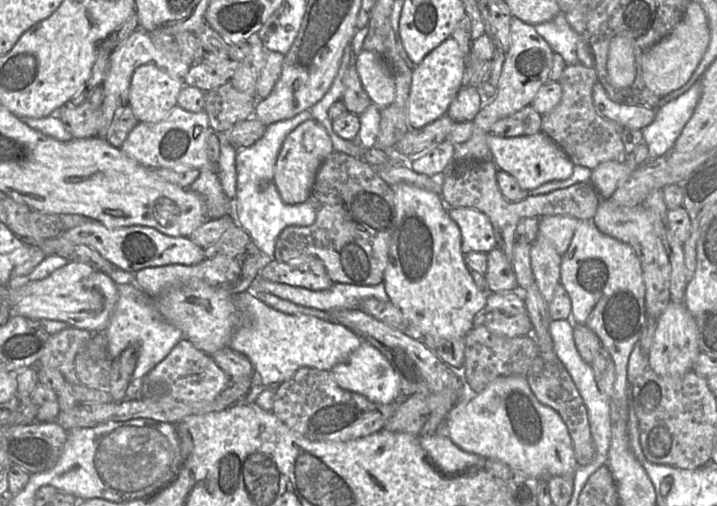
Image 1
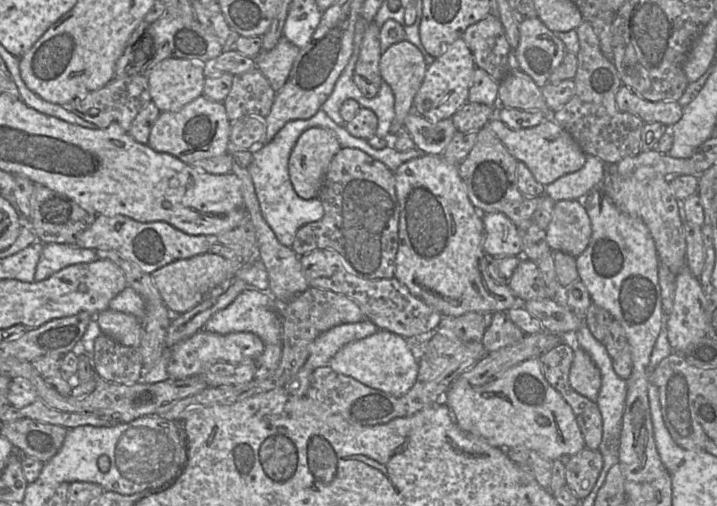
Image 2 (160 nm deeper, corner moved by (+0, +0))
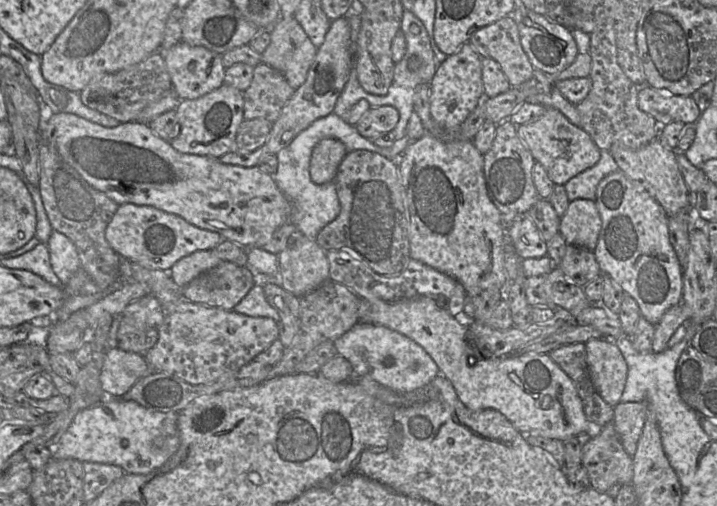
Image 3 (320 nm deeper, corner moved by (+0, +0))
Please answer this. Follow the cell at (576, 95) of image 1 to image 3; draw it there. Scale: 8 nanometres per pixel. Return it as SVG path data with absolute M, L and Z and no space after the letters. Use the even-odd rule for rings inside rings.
M608 19L590 33L592 88L586 98L576 105L580 127L589 134L601 150L610 150L613 144L639 149L658 137L661 125L638 106L640 86L624 73L617 60L617 40L612 35Z

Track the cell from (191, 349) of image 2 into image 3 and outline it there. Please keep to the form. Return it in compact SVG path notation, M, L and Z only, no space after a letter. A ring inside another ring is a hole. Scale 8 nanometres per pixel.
M182 300L171 311L166 311L162 324L157 328L156 344L143 356L152 370L171 374L189 384L212 384L219 378L232 374L252 362L279 337L277 322L267 317L251 317L221 308Z

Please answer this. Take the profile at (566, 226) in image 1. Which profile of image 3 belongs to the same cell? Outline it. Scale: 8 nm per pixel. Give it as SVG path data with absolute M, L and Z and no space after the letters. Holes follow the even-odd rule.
M576 199L560 219L559 233L567 245L593 250L601 230L601 218L594 200Z

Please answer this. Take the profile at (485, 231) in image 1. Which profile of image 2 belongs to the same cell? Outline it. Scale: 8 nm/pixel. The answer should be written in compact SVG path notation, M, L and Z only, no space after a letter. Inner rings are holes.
M503 213L483 214L483 249L489 258L522 256L523 242L516 225Z

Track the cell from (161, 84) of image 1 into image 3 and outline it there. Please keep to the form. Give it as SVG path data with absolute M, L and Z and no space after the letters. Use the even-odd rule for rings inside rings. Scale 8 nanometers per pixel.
M179 42L164 52L164 61L171 79L172 91L180 100L198 99L224 84L226 69L222 64L222 54L204 47Z

